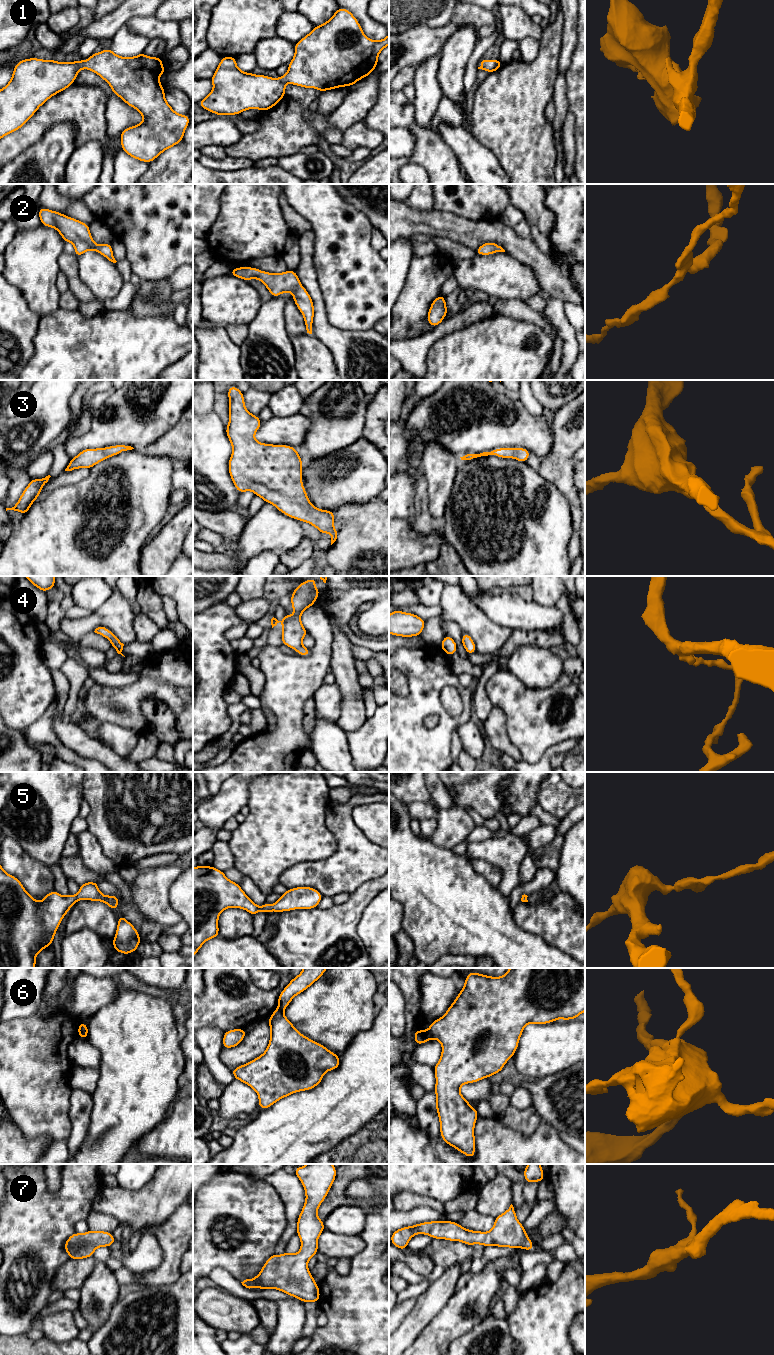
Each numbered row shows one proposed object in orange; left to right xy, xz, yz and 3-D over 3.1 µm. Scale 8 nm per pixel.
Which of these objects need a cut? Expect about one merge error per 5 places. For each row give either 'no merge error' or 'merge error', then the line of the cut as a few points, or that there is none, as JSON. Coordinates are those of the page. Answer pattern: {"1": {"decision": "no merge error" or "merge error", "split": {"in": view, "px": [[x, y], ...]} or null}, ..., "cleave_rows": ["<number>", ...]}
{"1": {"decision": "no merge error", "split": null}, "2": {"decision": "no merge error", "split": null}, "3": {"decision": "no merge error", "split": null}, "4": {"decision": "no merge error", "split": null}, "5": {"decision": "no merge error", "split": null}, "6": {"decision": "merge error", "split": {"in": "yz", "px": [[428, 1029], [432, 1038]]}}, "7": {"decision": "no merge error", "split": null}, "cleave_rows": ["6"]}

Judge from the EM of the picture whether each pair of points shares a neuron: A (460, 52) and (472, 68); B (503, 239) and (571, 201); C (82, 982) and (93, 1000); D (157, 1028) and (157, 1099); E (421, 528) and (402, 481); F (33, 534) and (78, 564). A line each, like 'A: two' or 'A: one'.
A: two
B: two
C: one
D: one
E: two
F: one

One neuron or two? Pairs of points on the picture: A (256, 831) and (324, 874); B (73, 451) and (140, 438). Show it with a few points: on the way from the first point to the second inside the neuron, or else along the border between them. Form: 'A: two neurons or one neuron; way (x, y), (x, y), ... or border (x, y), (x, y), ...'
A: two neurons; border (327, 857), (321, 860), (297, 862), (283, 872)
B: one neuron; way (90, 440), (98, 436), (123, 436)

